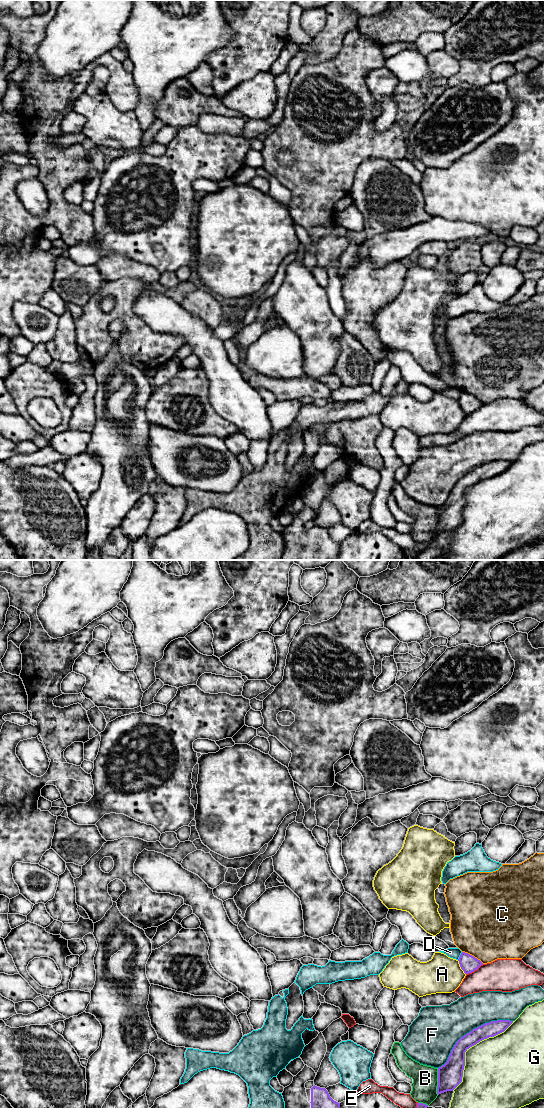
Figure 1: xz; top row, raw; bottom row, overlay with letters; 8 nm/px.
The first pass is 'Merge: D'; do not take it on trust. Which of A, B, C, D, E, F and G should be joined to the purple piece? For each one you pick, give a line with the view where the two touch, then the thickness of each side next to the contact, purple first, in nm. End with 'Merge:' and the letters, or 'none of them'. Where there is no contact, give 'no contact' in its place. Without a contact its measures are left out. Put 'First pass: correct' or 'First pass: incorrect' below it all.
Merge: none of them
First pass: incorrect

